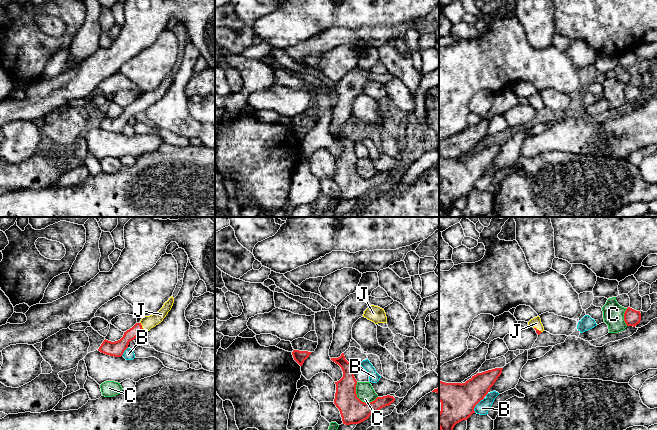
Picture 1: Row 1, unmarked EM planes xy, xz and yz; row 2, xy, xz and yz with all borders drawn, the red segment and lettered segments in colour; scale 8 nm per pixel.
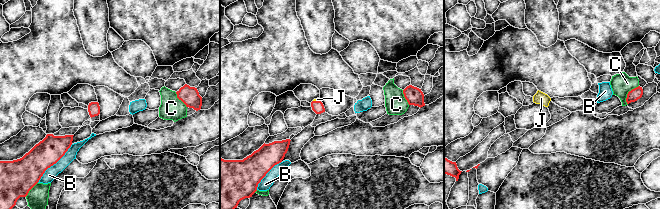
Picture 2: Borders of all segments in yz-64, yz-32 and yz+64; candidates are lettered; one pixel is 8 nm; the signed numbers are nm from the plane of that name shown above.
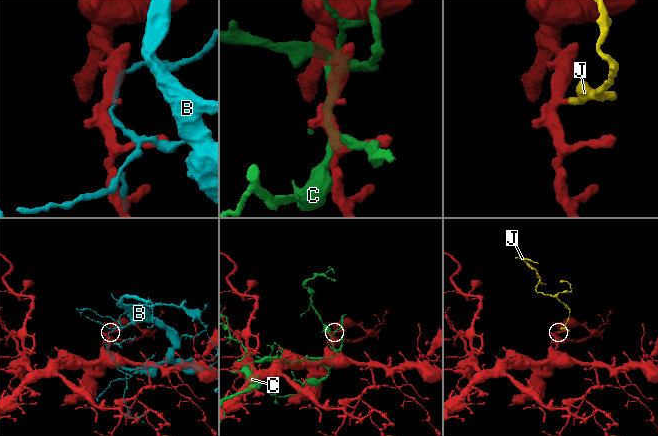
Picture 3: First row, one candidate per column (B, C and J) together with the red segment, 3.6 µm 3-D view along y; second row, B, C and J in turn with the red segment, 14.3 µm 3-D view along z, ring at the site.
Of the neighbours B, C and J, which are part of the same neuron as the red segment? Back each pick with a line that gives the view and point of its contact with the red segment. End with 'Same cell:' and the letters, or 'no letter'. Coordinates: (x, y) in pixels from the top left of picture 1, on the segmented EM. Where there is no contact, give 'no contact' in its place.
J: contact xy (141, 327)
Same cell: J

